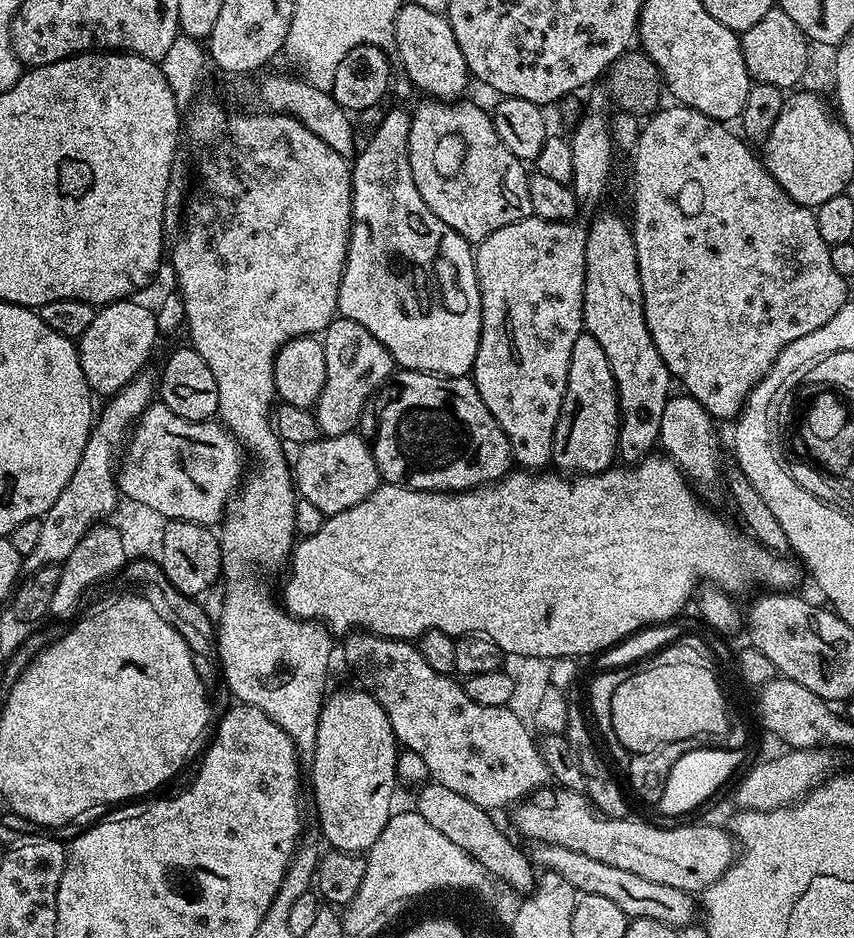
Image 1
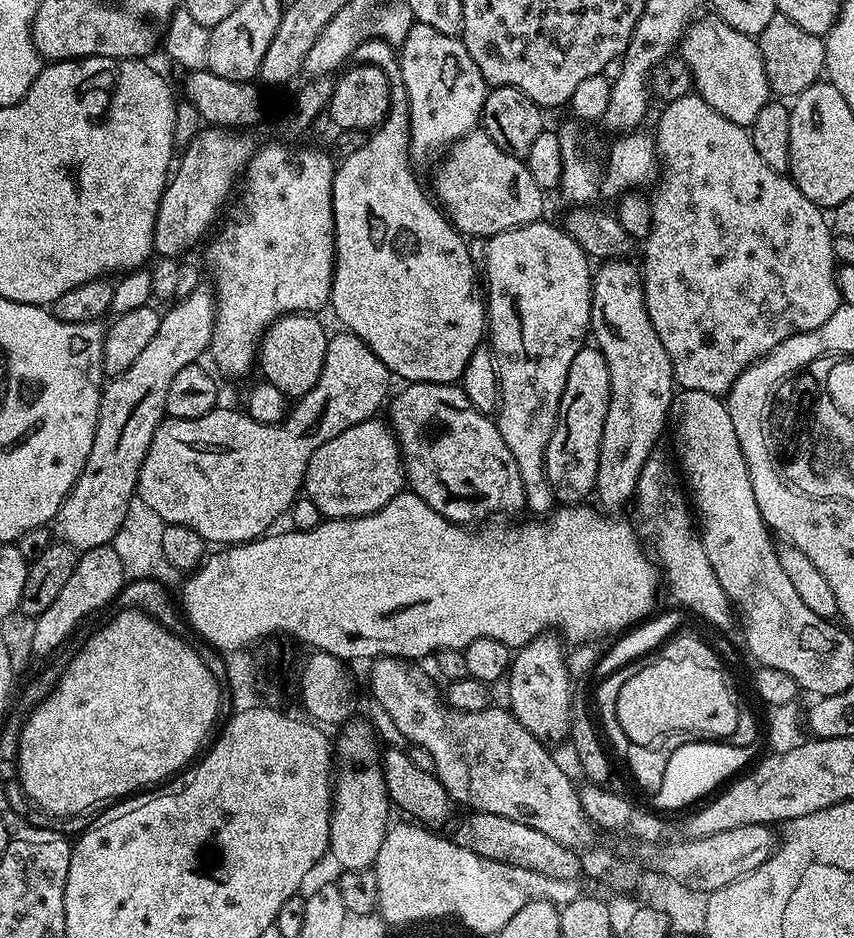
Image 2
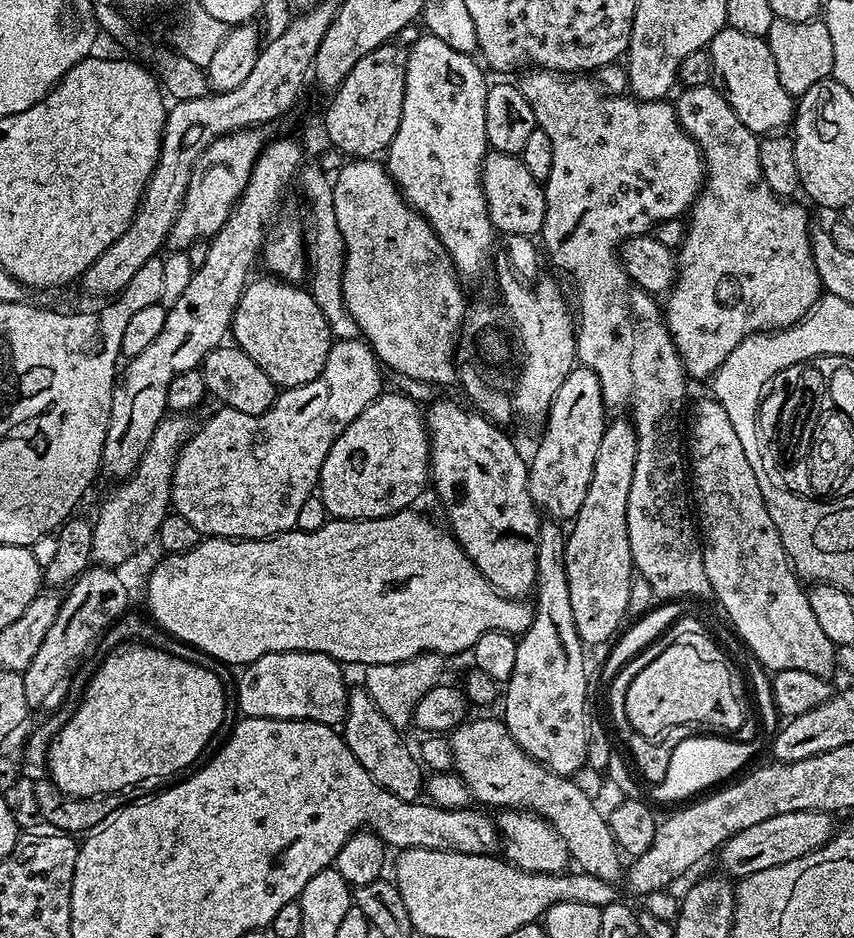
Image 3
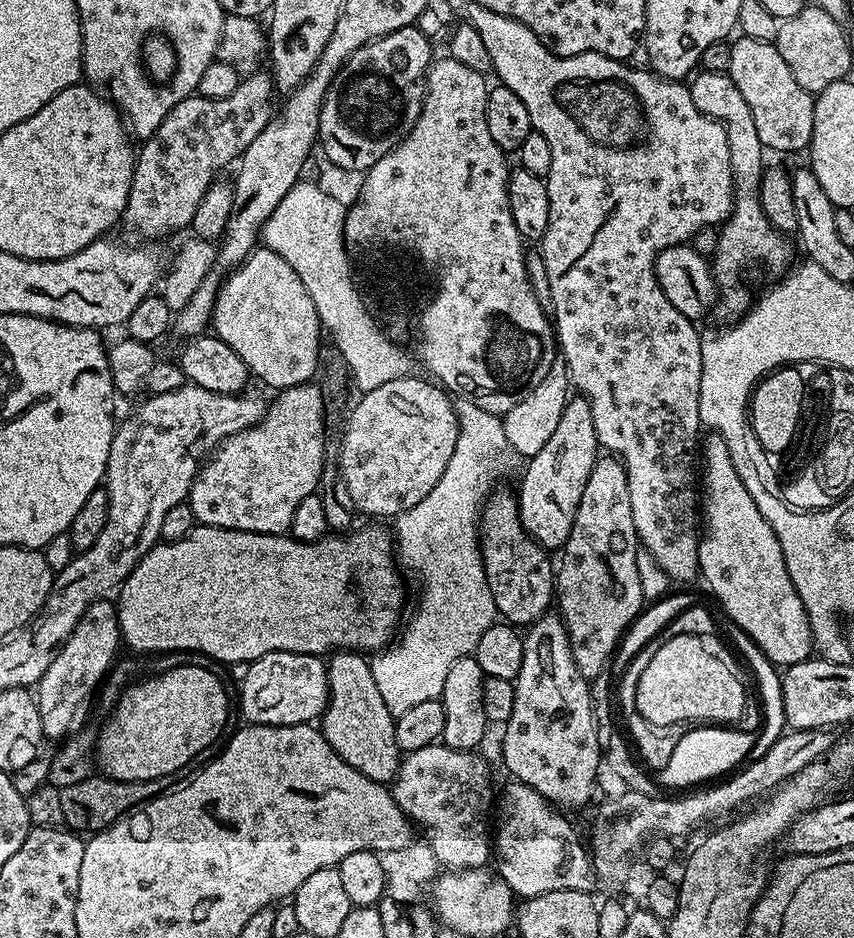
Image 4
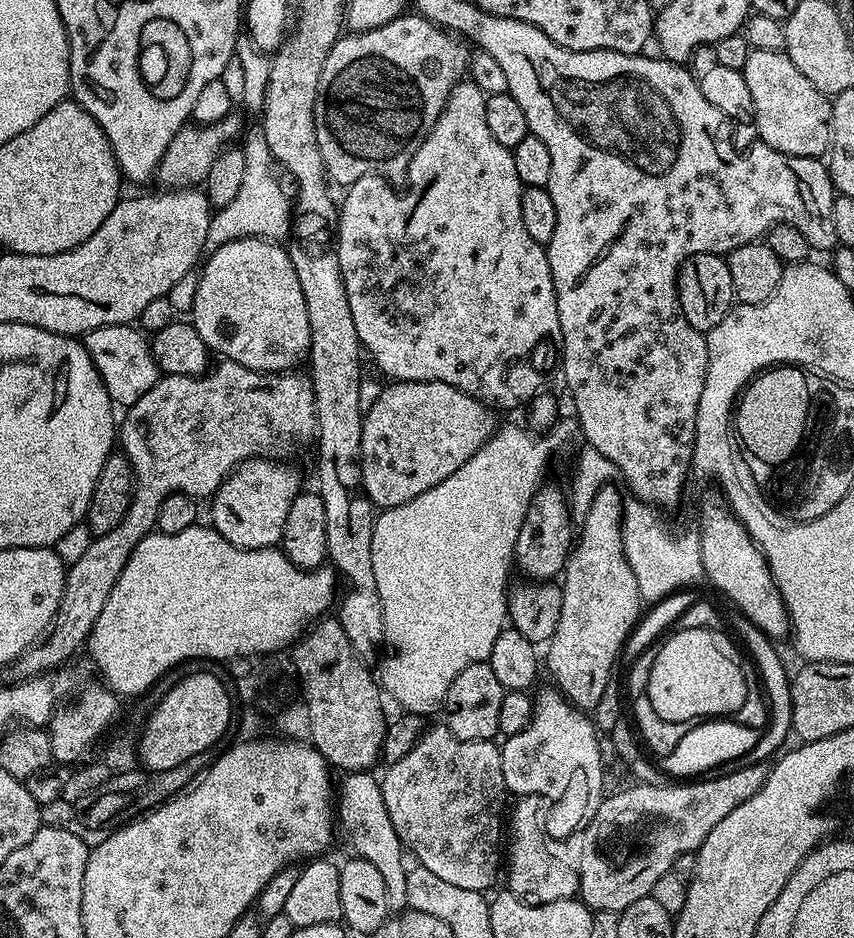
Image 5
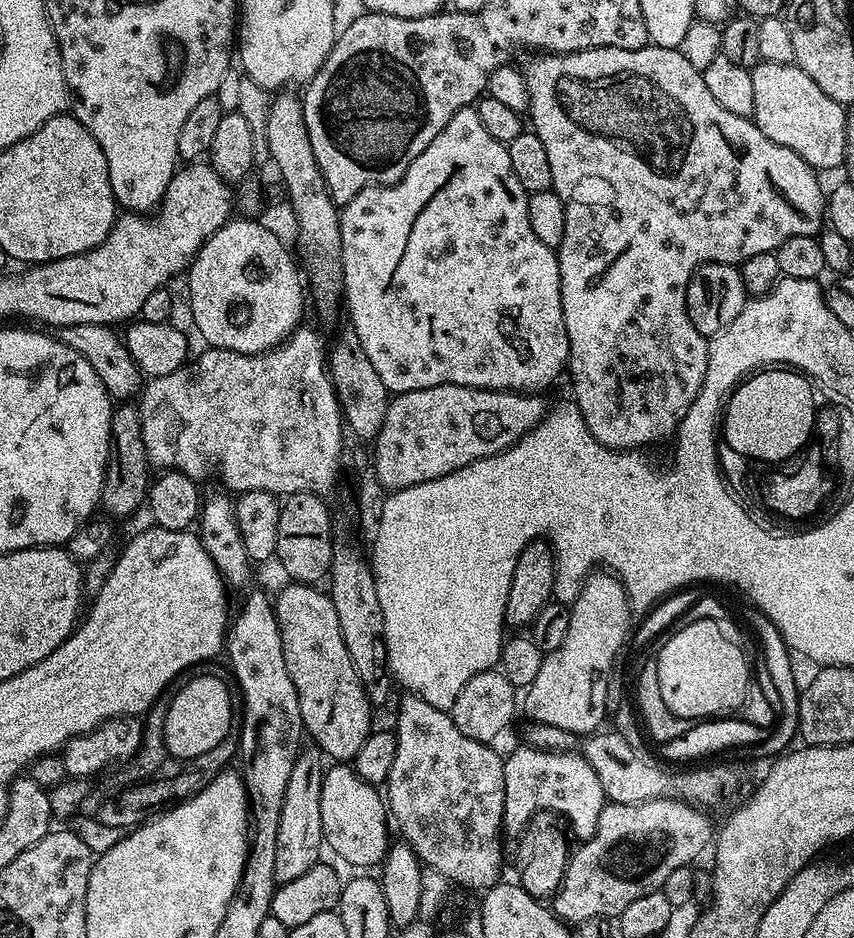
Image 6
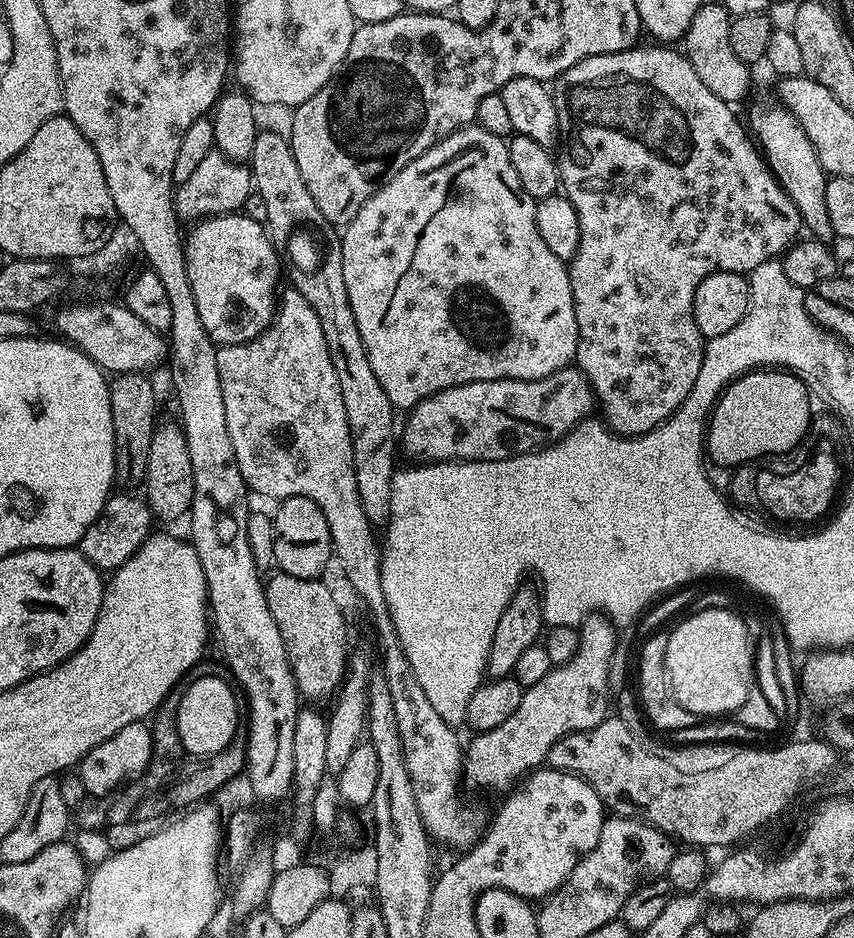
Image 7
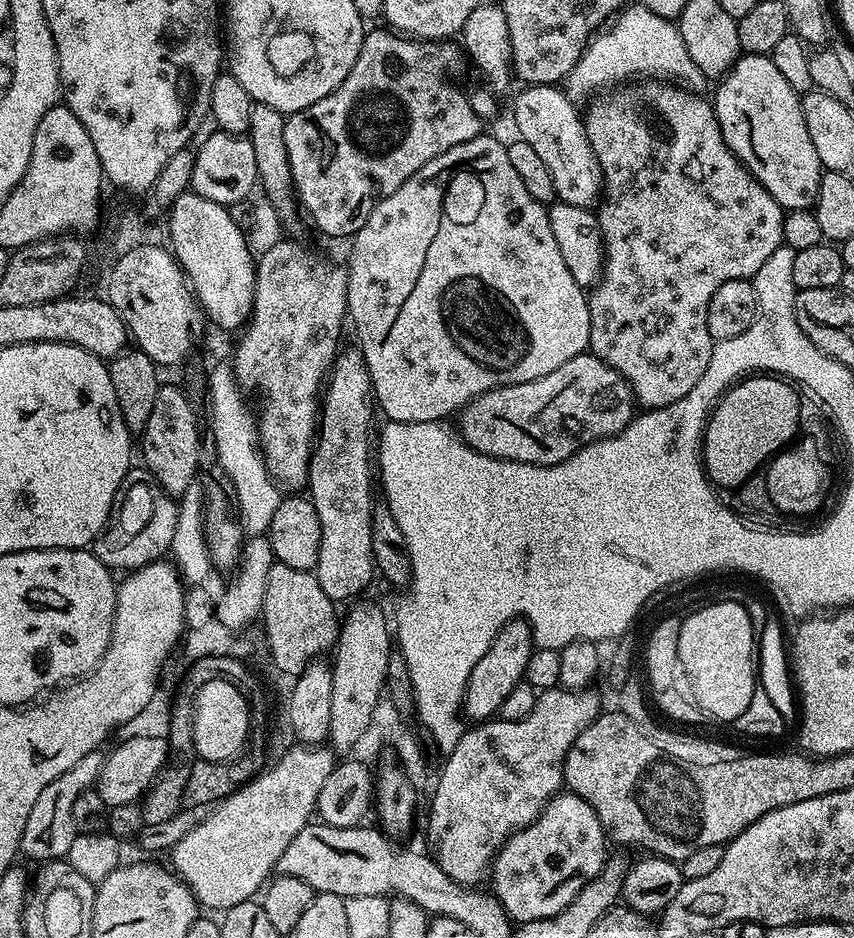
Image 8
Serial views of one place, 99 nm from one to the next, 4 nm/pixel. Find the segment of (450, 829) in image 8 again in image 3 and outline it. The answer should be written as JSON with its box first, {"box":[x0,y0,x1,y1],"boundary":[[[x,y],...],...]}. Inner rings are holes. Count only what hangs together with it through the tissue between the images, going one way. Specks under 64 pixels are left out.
{"box":[563,419,637,646],"boundary":[[[631,419],[616,420],[613,424],[611,421],[602,434],[598,458],[594,458],[590,490],[586,490],[582,510],[578,510],[576,519],[571,521],[564,542],[563,562],[570,590],[570,610],[574,610],[574,626],[585,646],[611,641],[621,631],[620,623],[628,616],[634,569],[626,510],[637,458],[636,428]]]}

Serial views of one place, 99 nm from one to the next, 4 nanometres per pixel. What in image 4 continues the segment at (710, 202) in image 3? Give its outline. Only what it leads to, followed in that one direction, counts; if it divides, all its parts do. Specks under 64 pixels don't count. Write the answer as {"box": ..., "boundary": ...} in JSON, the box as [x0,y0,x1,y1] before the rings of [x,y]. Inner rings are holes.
{"box":[690,71,793,318],"boundary":[[[697,71],[691,77],[690,87],[694,106],[698,106],[698,110],[702,110],[702,114],[710,119],[720,121],[728,139],[734,189],[732,213],[719,225],[720,237],[716,240],[716,253],[711,253],[710,263],[716,279],[719,311],[732,316],[728,318],[739,318],[748,311],[754,300],[754,296],[748,293],[748,288],[744,285],[744,268],[751,264],[761,264],[768,272],[783,273],[793,263],[792,248],[788,245],[789,237],[785,233],[769,226],[760,205],[760,173],[766,167],[766,149],[758,138],[758,129],[754,127],[754,114],[750,114],[746,98],[742,98],[738,86],[734,86],[727,72]]]}

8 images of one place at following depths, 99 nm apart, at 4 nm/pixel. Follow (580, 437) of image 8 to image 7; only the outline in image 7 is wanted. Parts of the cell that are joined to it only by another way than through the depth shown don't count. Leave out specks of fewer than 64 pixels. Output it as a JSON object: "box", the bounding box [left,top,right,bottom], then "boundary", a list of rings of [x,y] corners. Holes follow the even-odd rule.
{"box":[402,366,594,462],"boundary":[[[569,366],[560,368],[554,374],[537,380],[475,380],[469,384],[459,384],[453,388],[443,388],[442,391],[428,396],[422,402],[418,402],[407,413],[408,421],[402,424],[402,452],[409,456],[412,462],[459,462],[461,460],[505,460],[511,456],[521,456],[527,452],[534,452],[537,448],[546,448],[555,444],[563,436],[568,435],[581,420],[589,415],[594,408],[594,393],[590,382],[580,373],[579,368]]]}

